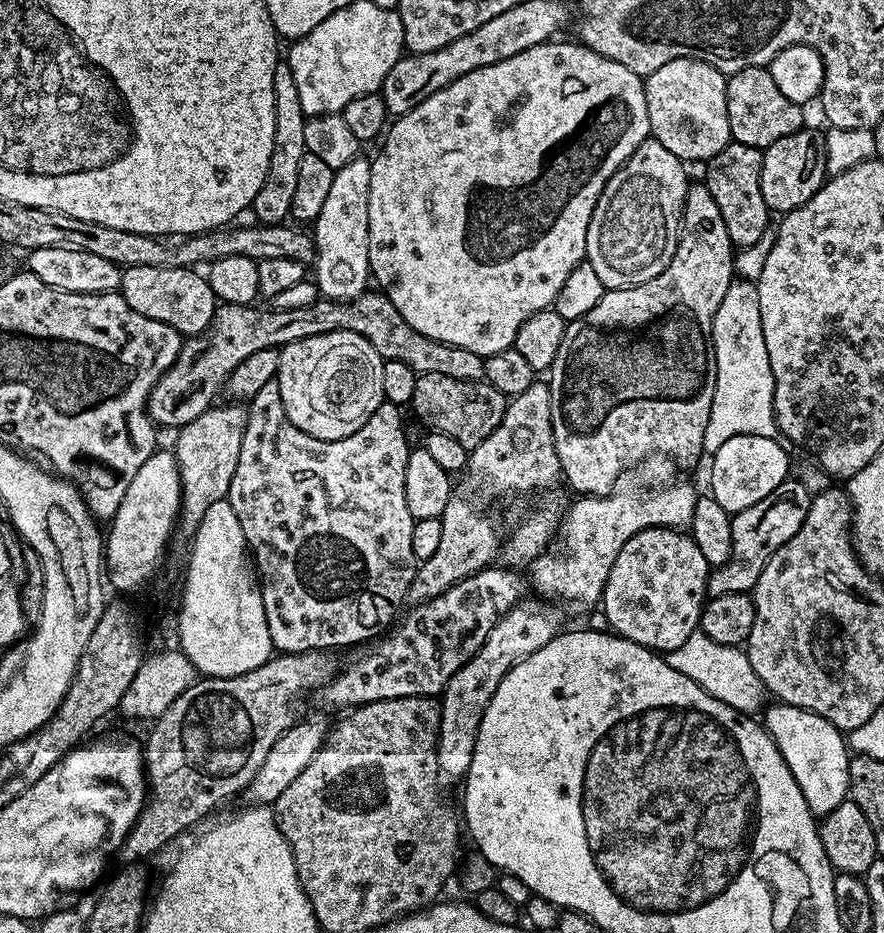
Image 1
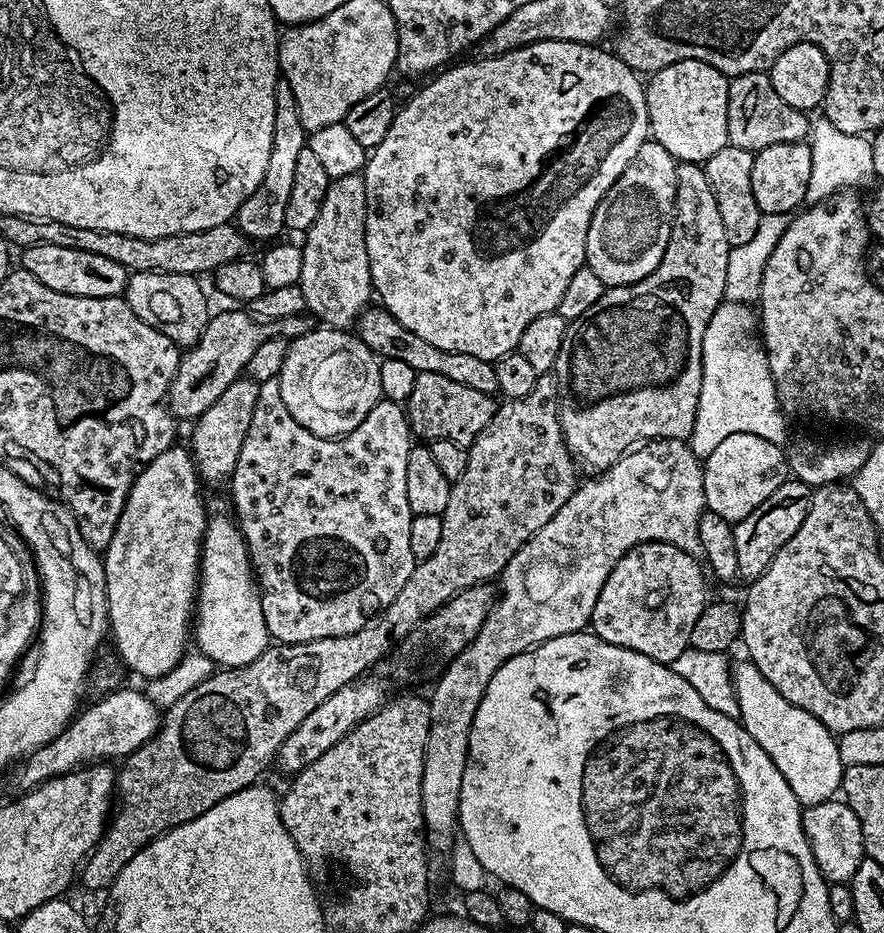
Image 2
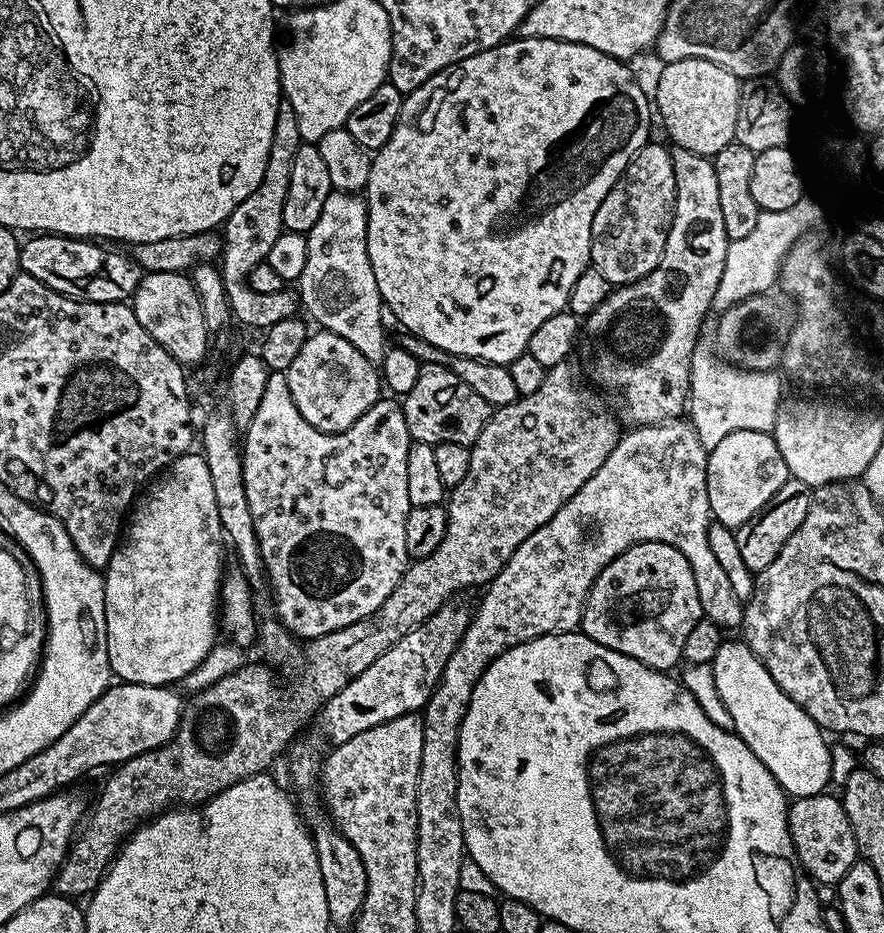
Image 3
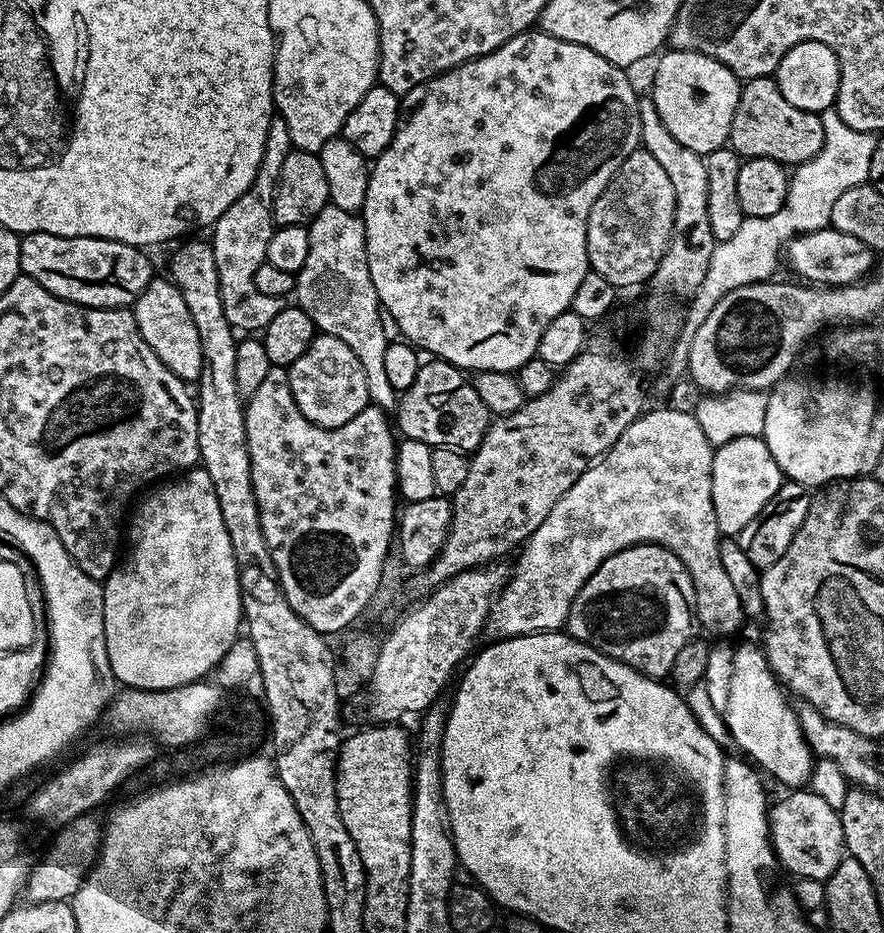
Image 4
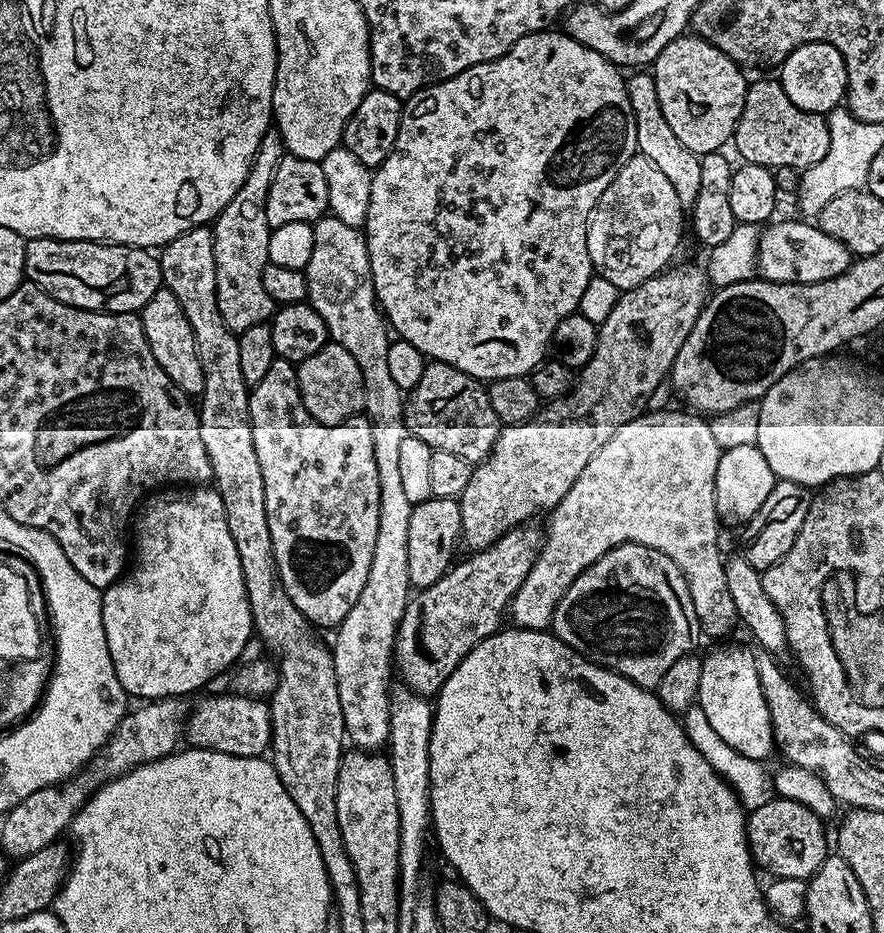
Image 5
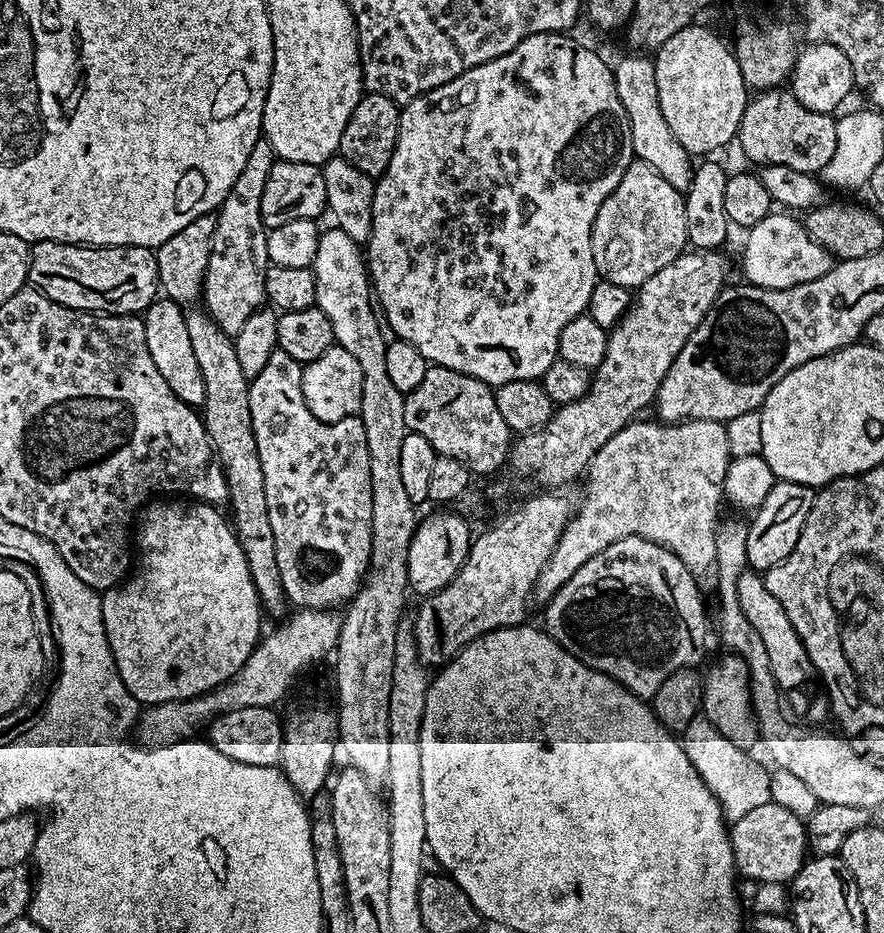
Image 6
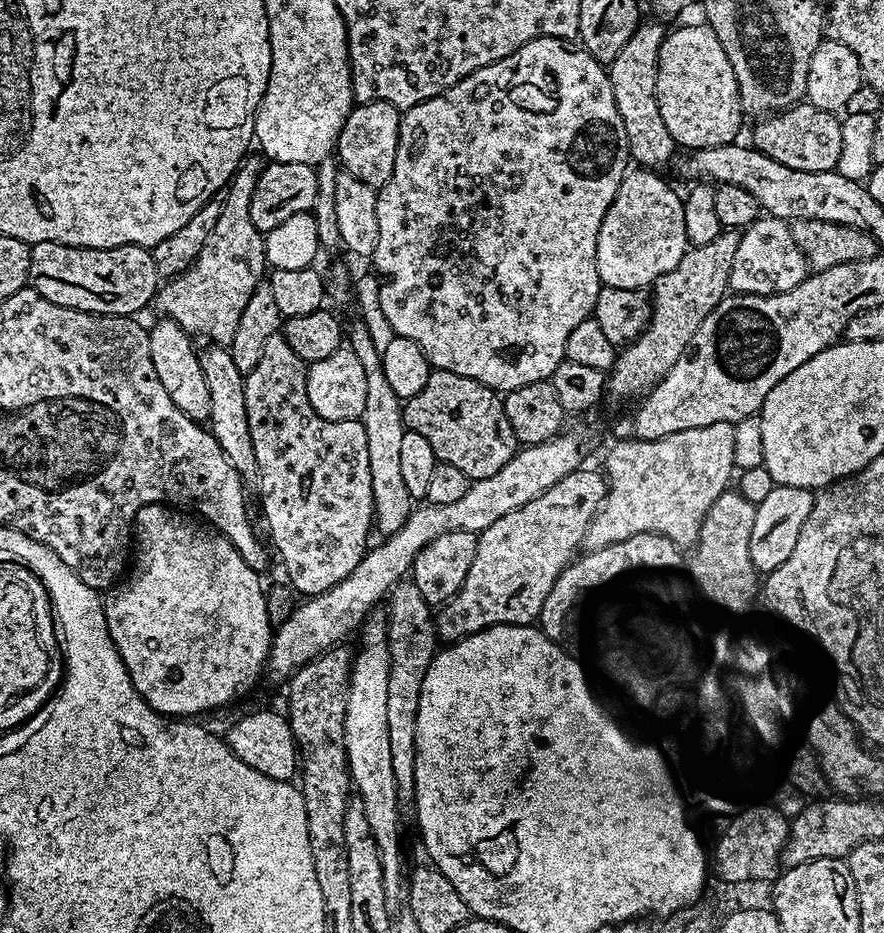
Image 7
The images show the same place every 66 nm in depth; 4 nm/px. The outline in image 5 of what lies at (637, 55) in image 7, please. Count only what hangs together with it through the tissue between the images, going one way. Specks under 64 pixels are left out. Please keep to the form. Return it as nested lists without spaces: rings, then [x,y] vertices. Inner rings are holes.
[[[636,70],[627,77],[630,110],[634,114],[634,134],[636,150],[639,155],[650,158],[662,175],[674,186],[674,194],[678,194],[678,202],[692,206],[698,197],[698,186],[701,185],[700,156],[690,151],[678,138],[674,138],[674,130],[670,130],[670,122],[666,122],[666,114],[662,114],[662,102],[658,102],[658,86],[656,77],[651,71]]]

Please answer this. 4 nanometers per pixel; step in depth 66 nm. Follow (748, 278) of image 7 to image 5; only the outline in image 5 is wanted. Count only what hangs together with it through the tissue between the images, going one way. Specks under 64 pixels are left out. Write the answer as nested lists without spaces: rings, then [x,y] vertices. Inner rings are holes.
[[[797,219],[784,220],[781,224],[769,223],[759,233],[755,261],[759,275],[779,284],[813,284],[838,278],[842,268],[836,263],[839,262],[842,252],[836,240],[827,236],[815,223]]]

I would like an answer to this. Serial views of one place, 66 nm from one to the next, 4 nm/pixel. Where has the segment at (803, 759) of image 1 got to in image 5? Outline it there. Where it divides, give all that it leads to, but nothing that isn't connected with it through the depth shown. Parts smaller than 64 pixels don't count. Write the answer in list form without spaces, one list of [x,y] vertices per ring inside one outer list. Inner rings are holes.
[[[732,642],[717,643],[720,645],[702,659],[698,707],[706,710],[710,726],[714,726],[726,746],[734,746],[746,758],[764,762],[772,748],[774,752],[774,733],[768,703],[762,694],[760,671],[756,668],[756,652],[744,644],[728,643]]]

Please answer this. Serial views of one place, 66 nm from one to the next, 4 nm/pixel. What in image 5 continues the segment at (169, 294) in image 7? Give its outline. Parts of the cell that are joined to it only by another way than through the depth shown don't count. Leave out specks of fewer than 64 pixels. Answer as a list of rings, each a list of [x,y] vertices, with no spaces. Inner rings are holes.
[[[270,130],[262,138],[246,182],[242,182],[238,194],[220,211],[214,221],[214,262],[216,263],[216,297],[218,310],[226,326],[237,334],[250,330],[250,326],[271,321],[278,305],[266,294],[262,286],[262,270],[268,262],[268,233],[266,222],[266,194],[270,194],[270,182],[278,162],[286,154],[284,139],[279,132]],[[240,236],[252,236],[248,244],[240,244]]]

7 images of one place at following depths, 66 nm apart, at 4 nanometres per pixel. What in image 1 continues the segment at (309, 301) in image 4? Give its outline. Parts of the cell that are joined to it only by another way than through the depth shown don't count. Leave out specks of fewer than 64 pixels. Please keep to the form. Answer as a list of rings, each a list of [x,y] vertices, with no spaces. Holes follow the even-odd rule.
[[[361,154],[334,171],[334,182],[322,214],[314,221],[316,288],[326,300],[353,300],[370,284],[370,170],[372,160]]]

